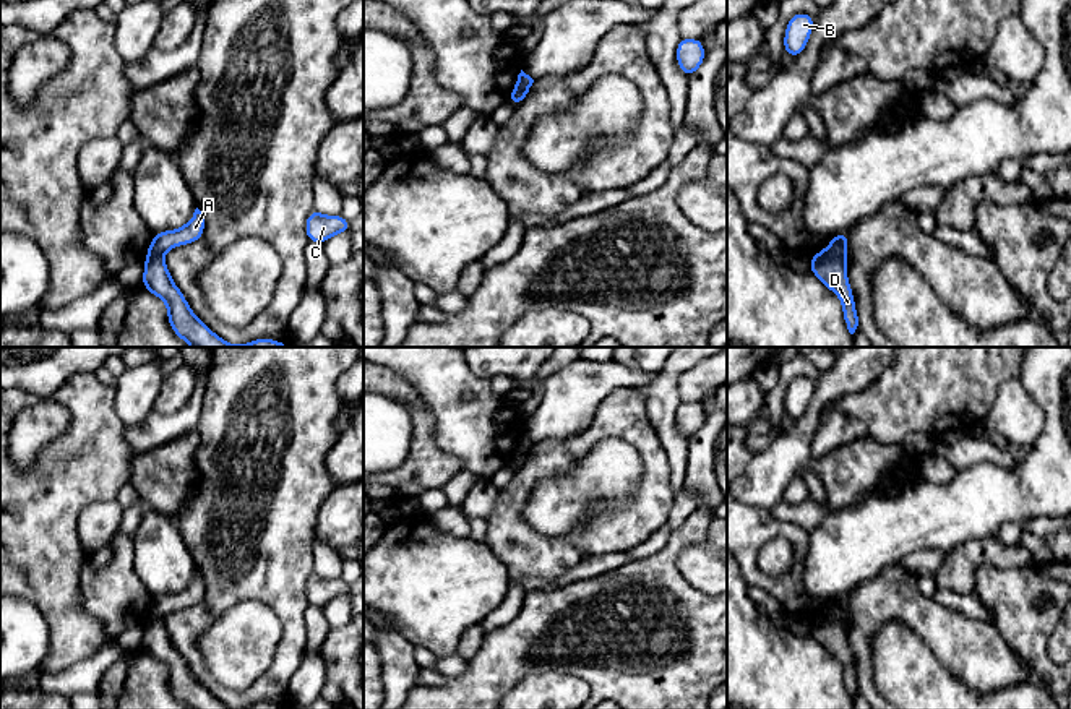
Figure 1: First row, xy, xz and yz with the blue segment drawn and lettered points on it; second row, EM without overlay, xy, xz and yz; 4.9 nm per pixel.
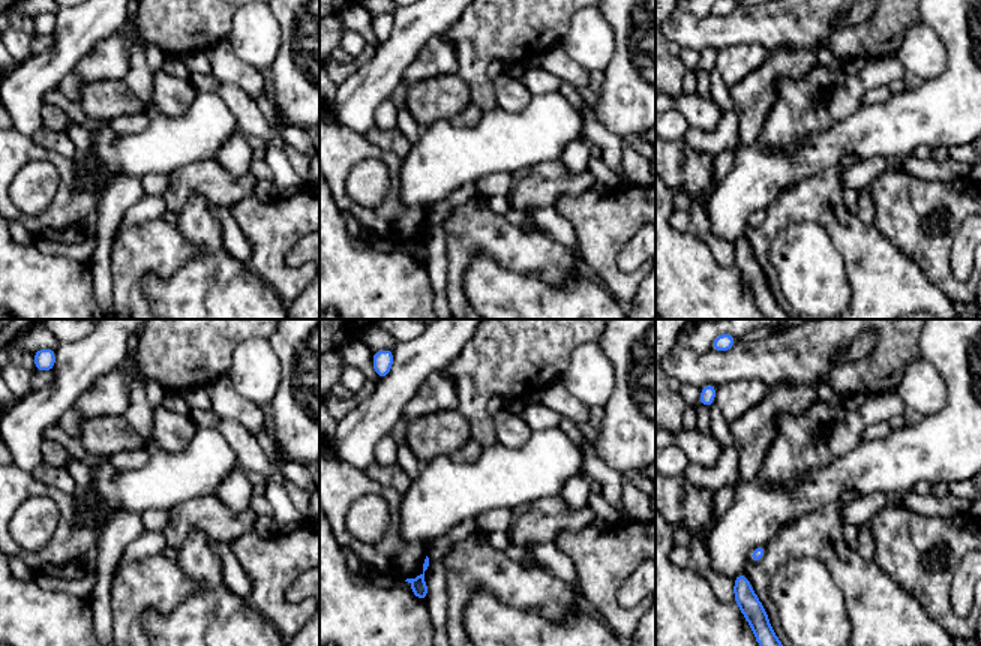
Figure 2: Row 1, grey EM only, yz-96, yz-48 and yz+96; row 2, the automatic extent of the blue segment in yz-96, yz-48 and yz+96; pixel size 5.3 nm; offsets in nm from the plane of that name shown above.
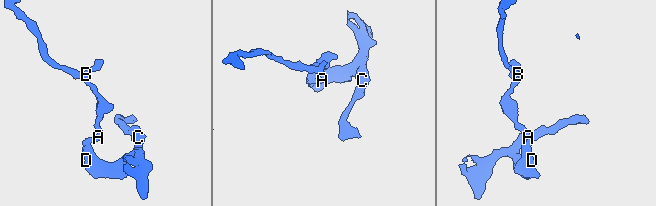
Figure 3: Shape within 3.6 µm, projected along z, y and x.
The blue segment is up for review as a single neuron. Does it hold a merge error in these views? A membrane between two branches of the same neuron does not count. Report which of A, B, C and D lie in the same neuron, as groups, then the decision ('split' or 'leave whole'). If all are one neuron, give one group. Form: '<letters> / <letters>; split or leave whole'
A B / C D; split

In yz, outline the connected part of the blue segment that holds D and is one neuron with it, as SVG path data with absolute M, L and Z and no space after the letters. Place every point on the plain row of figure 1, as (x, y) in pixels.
M829 610L810 620L810 634L842 665L842 678L850 698L858 690L852 651L847 642L847 626Z

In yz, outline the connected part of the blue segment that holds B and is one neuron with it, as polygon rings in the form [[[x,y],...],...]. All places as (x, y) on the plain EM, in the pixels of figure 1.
[[[795,376],[790,380],[784,399],[784,415],[789,420],[797,420],[805,414],[813,389],[815,383],[808,376]]]

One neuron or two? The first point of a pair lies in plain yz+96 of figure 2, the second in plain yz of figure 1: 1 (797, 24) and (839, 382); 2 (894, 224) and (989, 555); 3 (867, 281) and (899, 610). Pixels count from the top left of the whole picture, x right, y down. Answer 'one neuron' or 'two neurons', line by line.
1: two neurons
2: two neurons
3: one neuron

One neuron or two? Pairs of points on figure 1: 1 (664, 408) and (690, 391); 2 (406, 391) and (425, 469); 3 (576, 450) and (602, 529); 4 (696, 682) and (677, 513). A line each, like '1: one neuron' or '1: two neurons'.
1: two neurons
2: one neuron
3: one neuron
4: two neurons

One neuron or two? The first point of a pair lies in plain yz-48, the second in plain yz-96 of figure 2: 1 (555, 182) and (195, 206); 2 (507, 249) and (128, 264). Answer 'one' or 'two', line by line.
1: two
2: one

